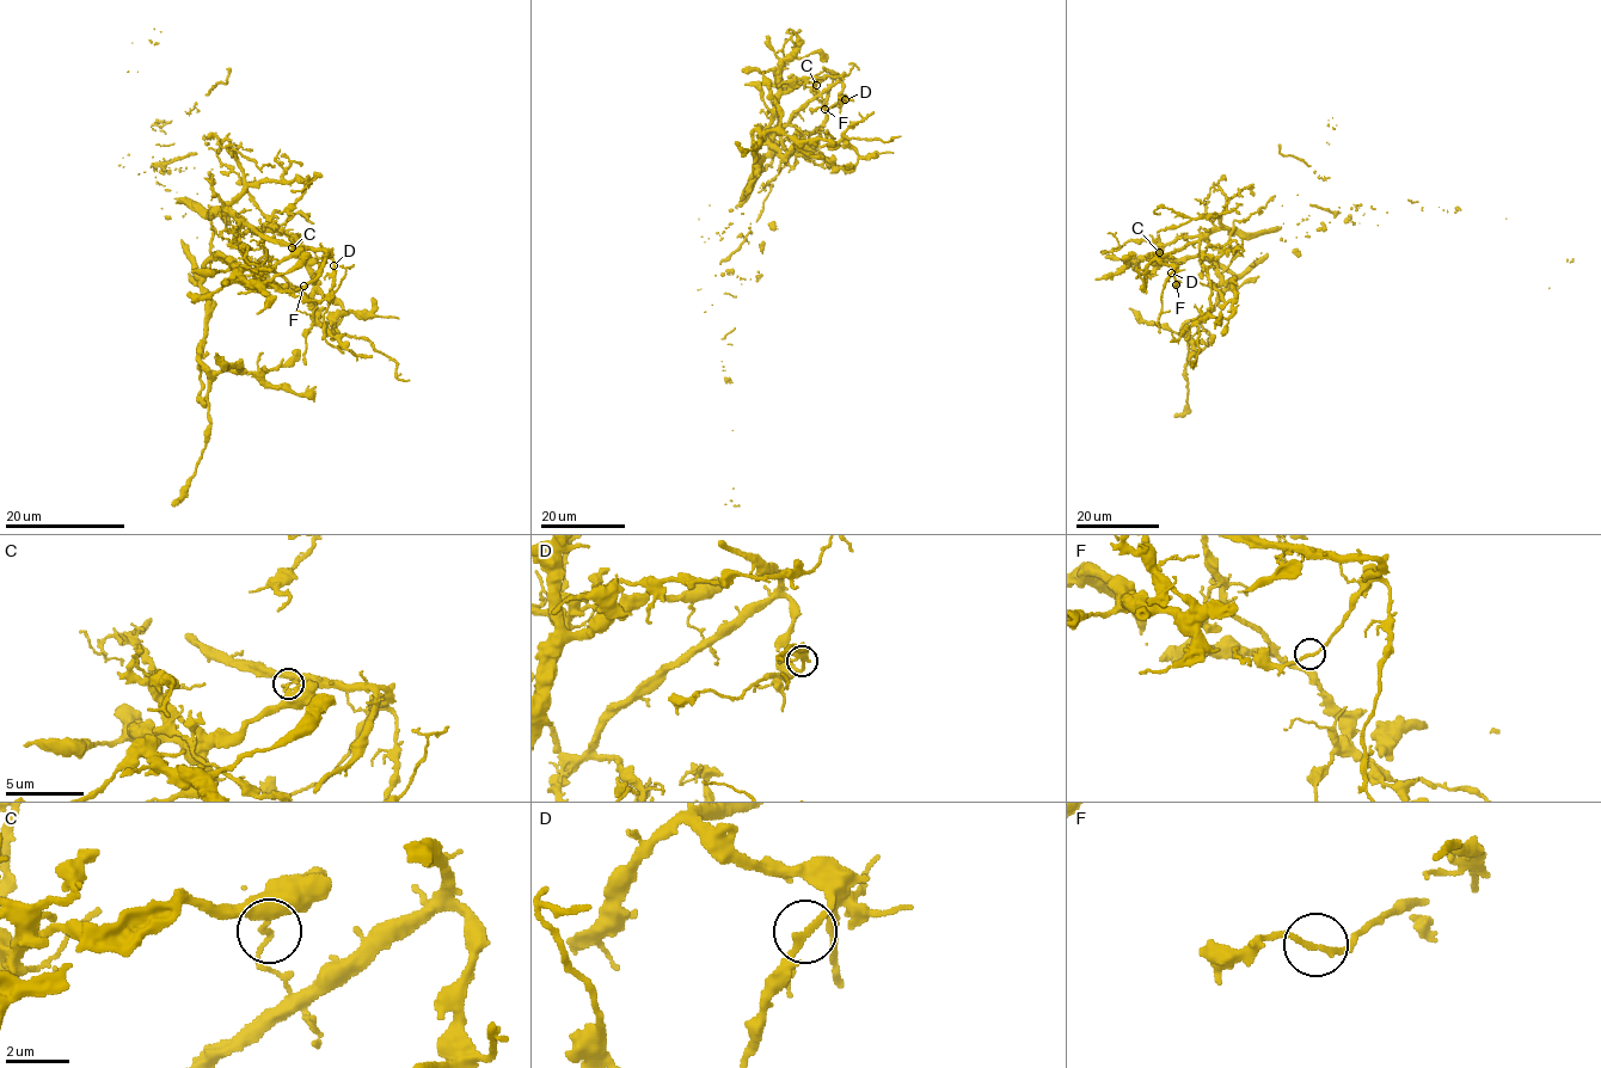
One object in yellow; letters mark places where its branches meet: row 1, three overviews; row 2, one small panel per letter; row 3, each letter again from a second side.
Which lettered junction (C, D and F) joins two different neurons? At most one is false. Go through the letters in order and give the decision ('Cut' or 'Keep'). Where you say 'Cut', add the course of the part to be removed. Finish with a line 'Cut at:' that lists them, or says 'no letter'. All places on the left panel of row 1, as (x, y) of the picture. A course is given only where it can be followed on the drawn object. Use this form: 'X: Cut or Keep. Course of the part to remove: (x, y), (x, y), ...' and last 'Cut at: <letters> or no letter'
C: Cut. Course of the part to remove: (292, 249), (164, 190), (164, 120), (170, 159)
D: Keep
F: Keep
Cut at: C

